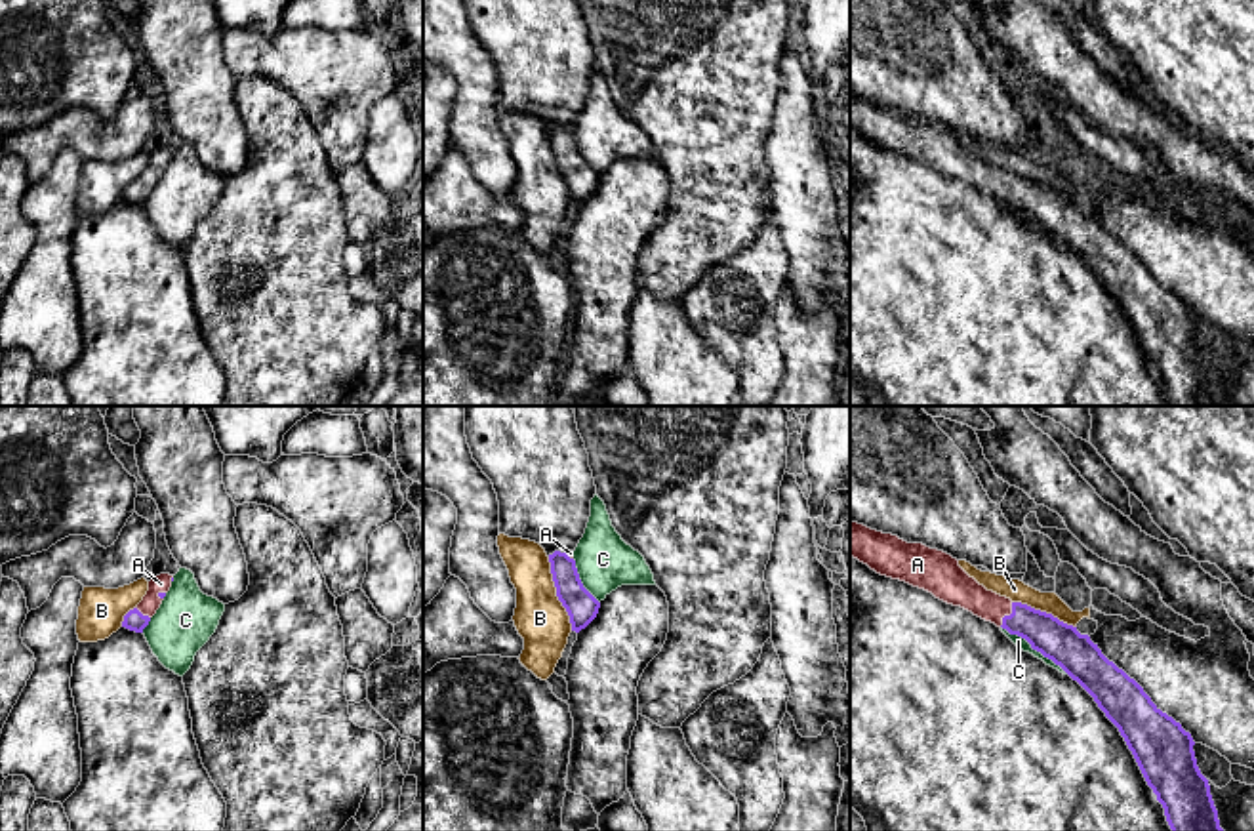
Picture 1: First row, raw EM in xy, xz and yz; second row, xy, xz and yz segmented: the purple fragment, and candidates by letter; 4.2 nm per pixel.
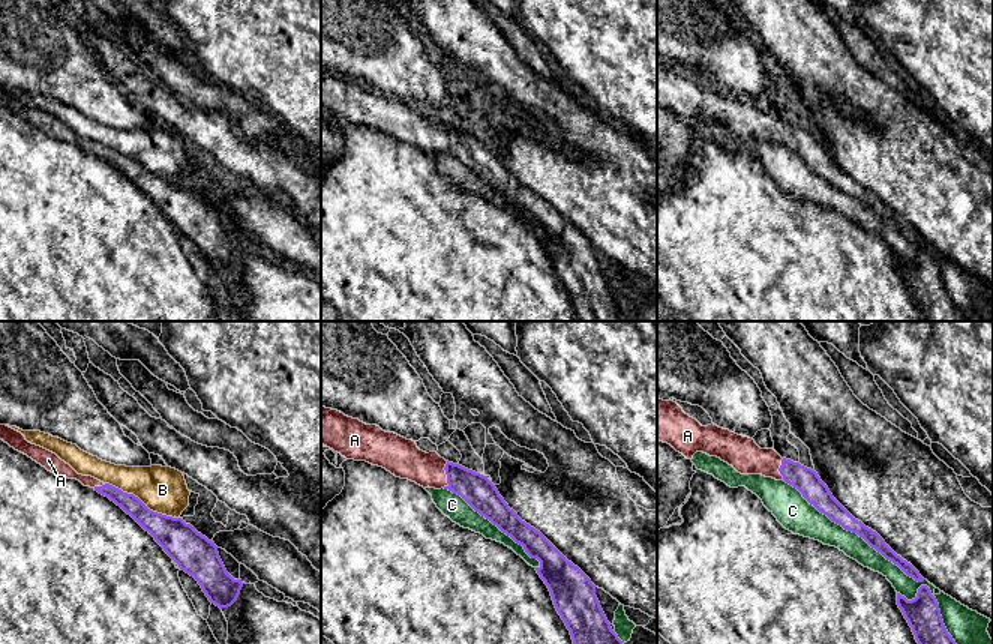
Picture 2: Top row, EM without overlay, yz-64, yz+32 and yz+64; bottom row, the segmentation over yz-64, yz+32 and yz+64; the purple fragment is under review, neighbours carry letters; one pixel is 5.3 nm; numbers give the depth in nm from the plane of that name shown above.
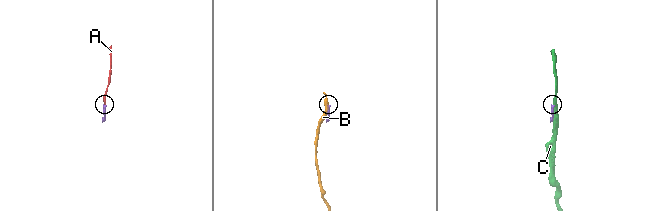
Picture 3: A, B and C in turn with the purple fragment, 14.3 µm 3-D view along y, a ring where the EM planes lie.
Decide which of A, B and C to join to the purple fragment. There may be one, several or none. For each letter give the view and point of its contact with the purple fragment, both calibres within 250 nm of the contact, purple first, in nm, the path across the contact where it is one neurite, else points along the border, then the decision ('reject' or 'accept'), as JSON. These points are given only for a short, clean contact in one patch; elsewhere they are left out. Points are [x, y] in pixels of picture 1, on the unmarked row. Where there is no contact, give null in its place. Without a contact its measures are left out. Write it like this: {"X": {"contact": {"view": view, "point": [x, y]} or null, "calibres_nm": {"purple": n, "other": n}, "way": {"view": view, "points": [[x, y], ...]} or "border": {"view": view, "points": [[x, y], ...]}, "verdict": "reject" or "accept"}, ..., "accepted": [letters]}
{"A": {"contact": {"view": "yz", "point": [1007, 189]}, "calibres_nm": {"purple": 160, "other": 150}, "way": {"view": "yz", "points": [[1054, 212], [1031, 197], [1007, 189], [955, 161]]}, "verdict": "accept"}, "B": {"contact": {"view": "xz", "point": [557, 166]}, "calibres_nm": {"purple": 140, "other": 220}, "verdict": "reject"}, "C": {"contact": {"view": "yz", "point": [1035, 222]}, "calibres_nm": {"purple": 170, "other": 50}, "verdict": "reject"}, "accepted": ["A"]}

